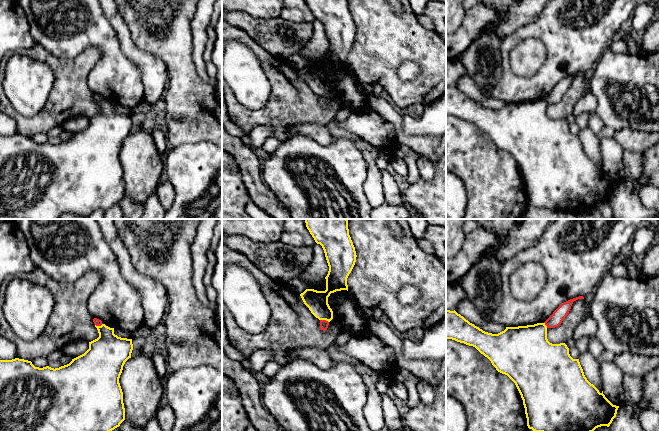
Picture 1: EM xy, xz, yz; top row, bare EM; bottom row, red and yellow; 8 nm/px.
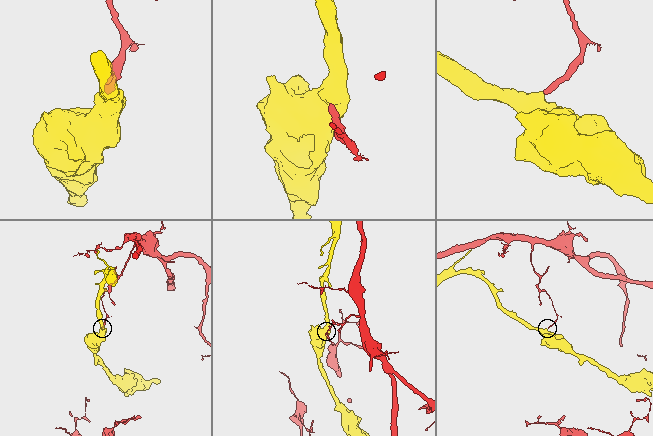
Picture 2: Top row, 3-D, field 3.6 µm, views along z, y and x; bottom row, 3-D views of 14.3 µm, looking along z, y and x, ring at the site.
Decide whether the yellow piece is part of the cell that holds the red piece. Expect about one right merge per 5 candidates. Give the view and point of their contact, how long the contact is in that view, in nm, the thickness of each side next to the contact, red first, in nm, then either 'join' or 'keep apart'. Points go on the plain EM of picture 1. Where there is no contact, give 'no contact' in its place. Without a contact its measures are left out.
meets red in xz at (324, 96); contact 80 nm long; 70 nm thick on the red side, 180 nm on the other; keep apart

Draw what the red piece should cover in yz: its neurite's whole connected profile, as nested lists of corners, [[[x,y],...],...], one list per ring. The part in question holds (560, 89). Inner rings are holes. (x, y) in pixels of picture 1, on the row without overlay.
[[[579,72],[573,75],[570,75],[564,79],[562,79],[554,88],[553,90],[544,98],[547,104],[555,104],[558,103],[564,94],[569,89],[571,82],[574,77],[578,75],[584,75],[583,72]]]

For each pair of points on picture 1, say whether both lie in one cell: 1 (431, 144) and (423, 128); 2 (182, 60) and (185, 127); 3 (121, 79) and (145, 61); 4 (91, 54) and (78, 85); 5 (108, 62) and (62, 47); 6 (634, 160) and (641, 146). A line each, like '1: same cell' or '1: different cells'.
1: different cells
2: same cell
3: different cells
4: same cell
5: same cell
6: different cells

